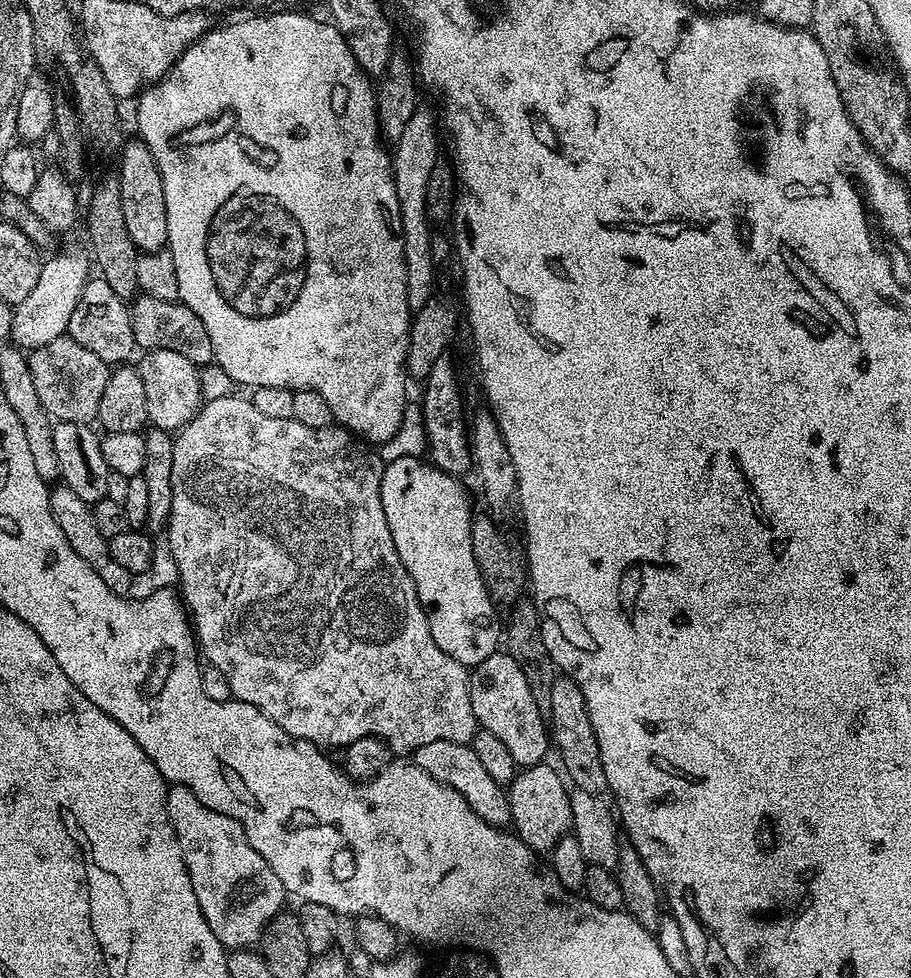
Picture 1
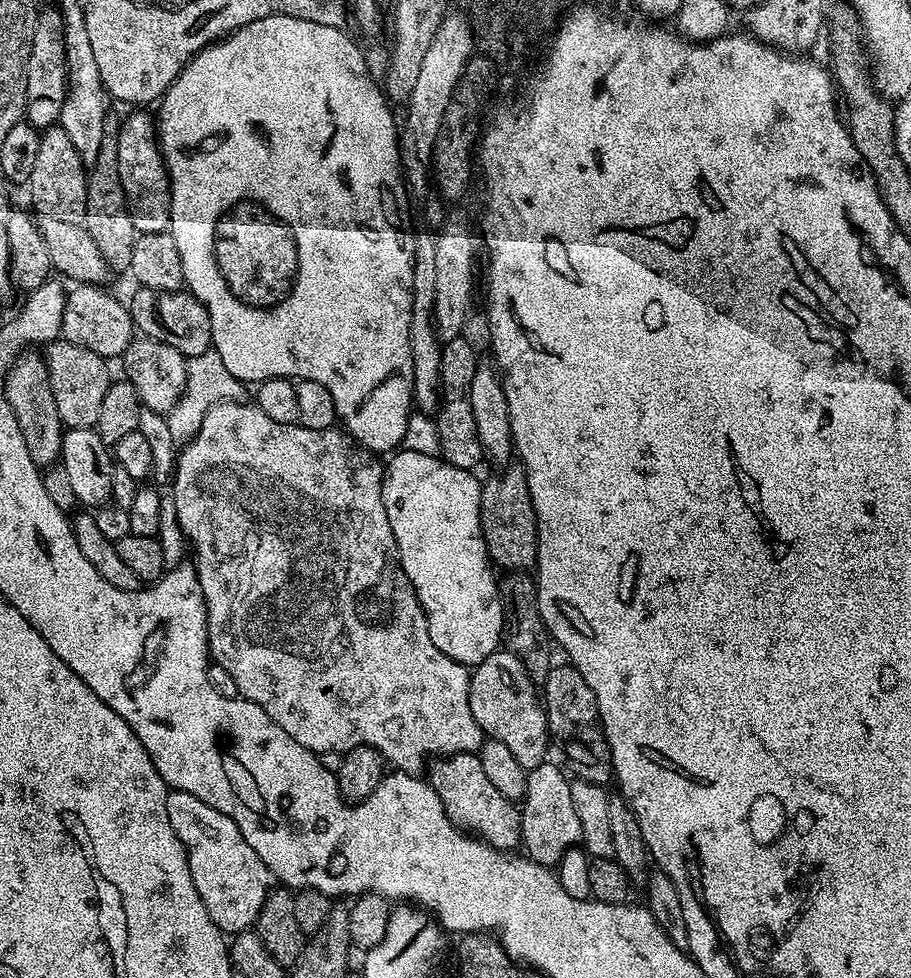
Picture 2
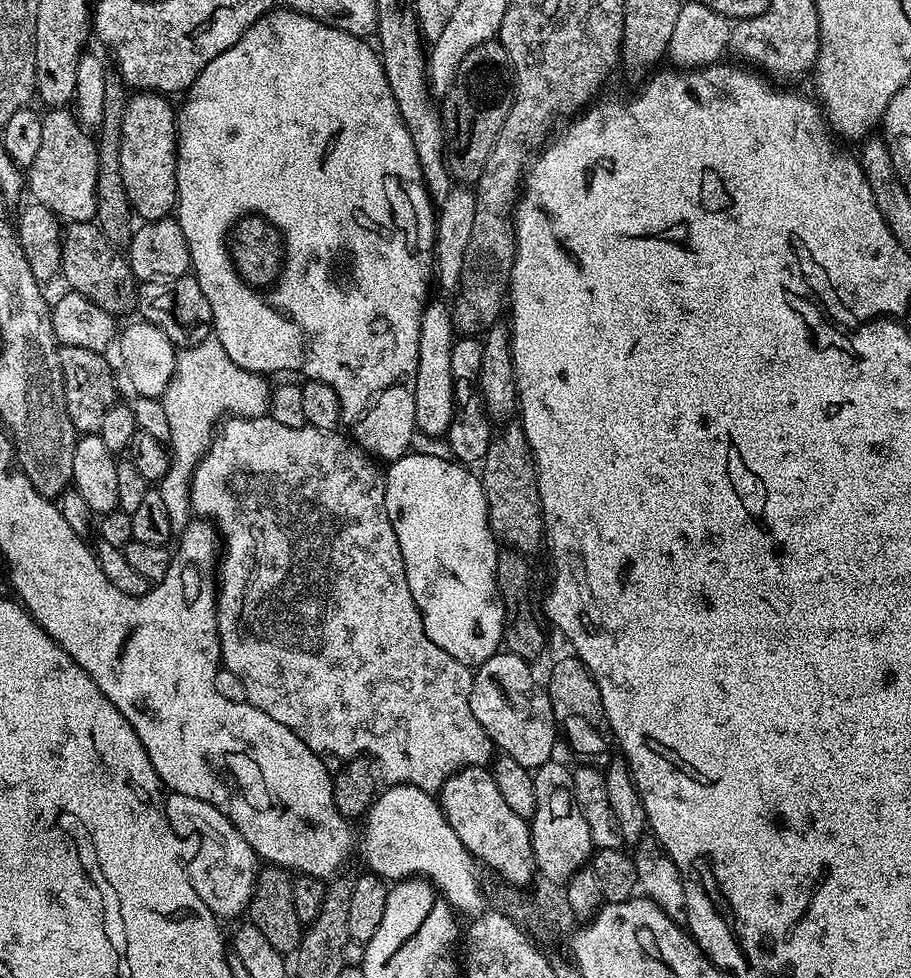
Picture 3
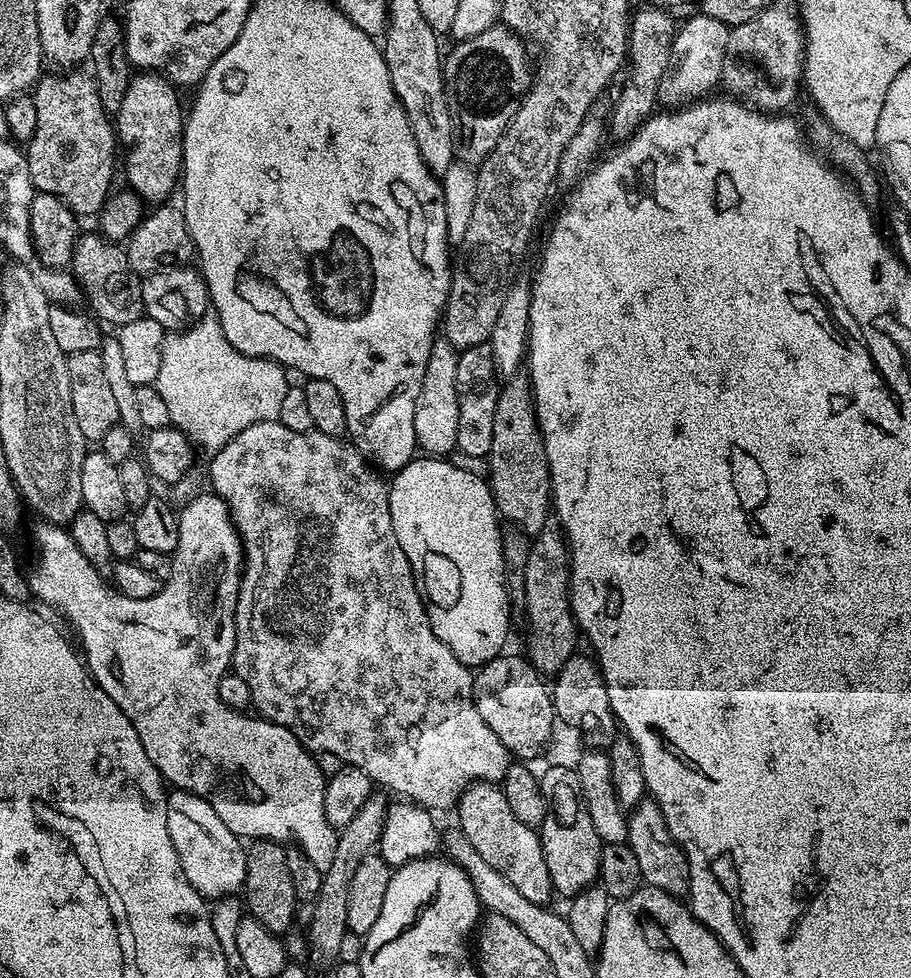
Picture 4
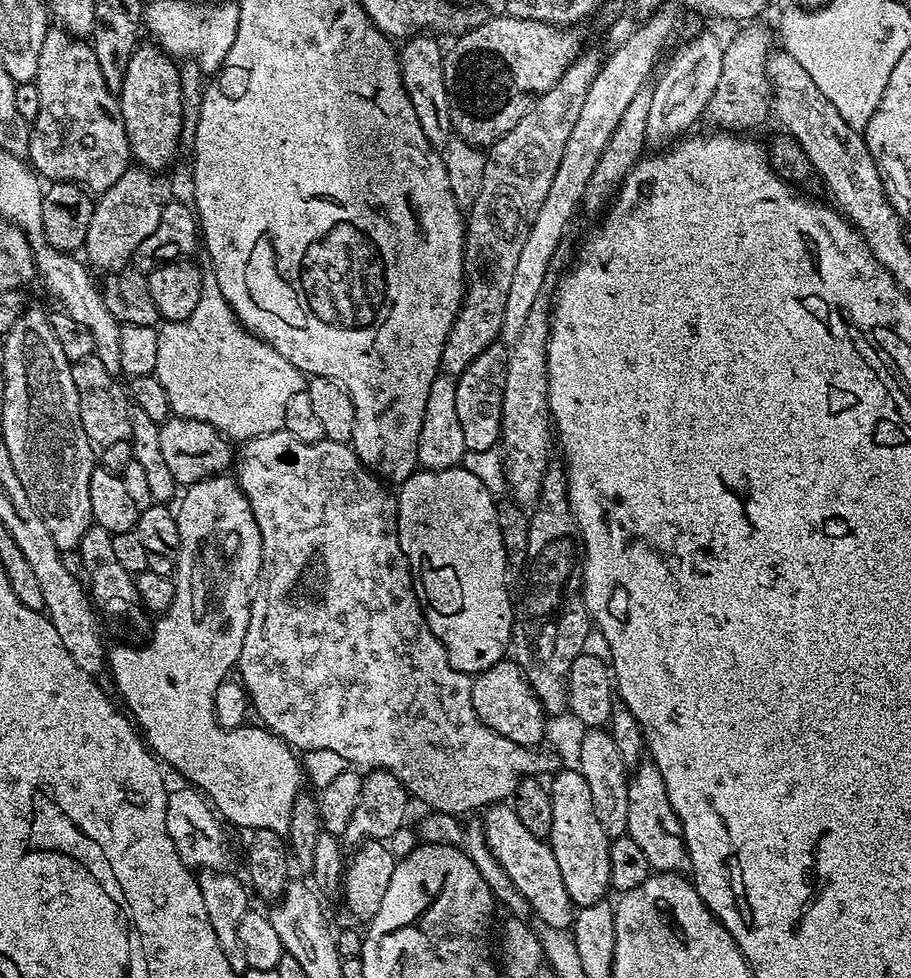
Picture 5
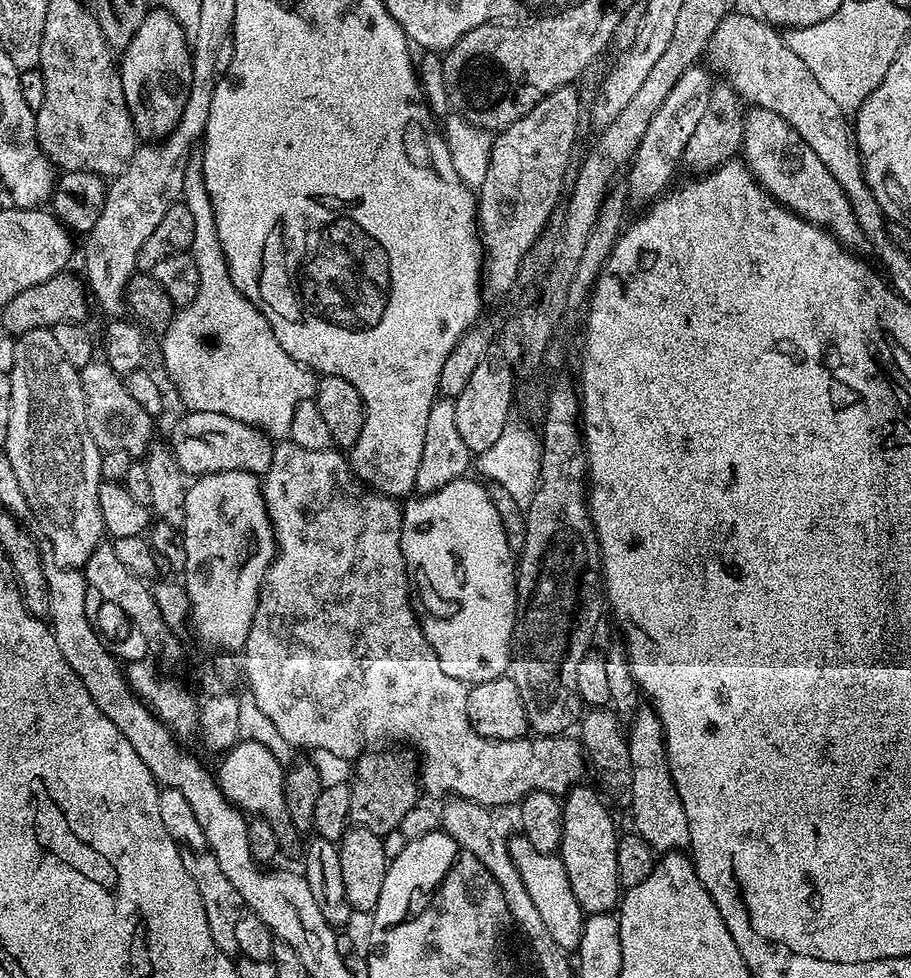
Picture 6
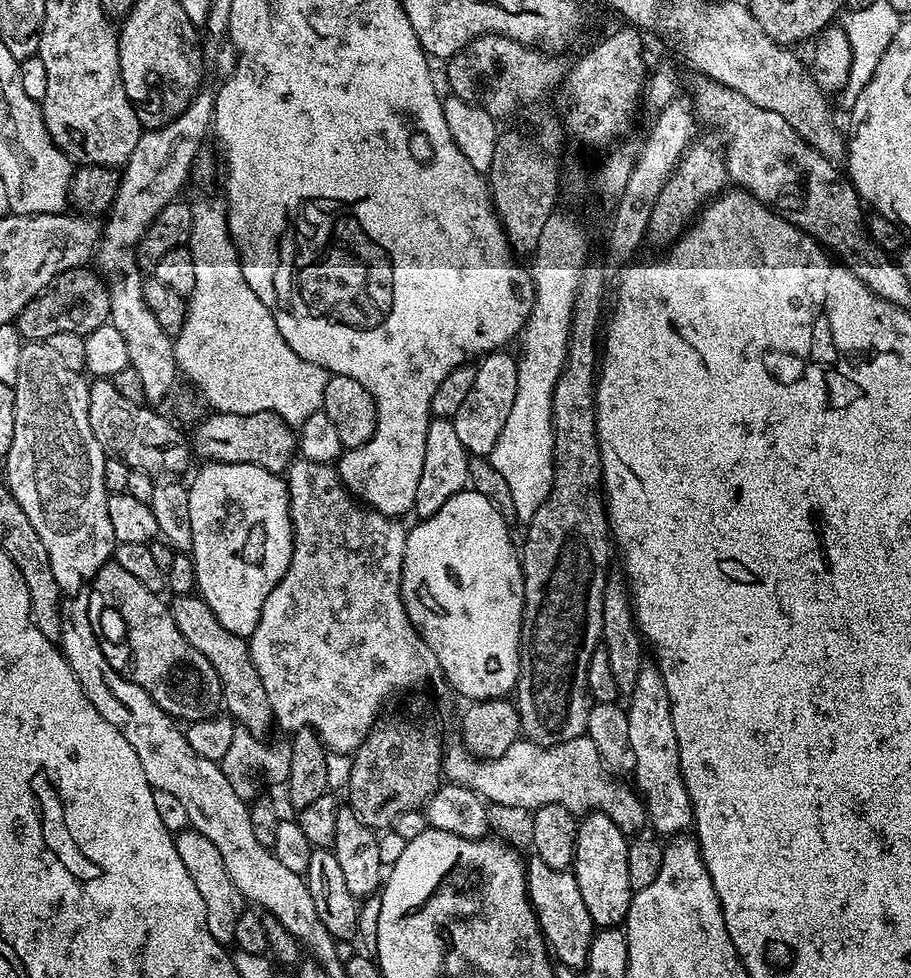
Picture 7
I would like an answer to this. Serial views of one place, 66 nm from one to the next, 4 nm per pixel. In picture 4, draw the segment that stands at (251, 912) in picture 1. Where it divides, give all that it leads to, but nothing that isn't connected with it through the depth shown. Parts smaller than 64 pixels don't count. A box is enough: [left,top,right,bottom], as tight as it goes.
[166,791,248,902]

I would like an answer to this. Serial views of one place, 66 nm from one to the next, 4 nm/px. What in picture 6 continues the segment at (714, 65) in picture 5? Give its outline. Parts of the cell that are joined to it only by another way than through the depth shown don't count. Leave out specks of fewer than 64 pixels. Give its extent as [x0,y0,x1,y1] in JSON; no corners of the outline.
[626,67,714,206]

